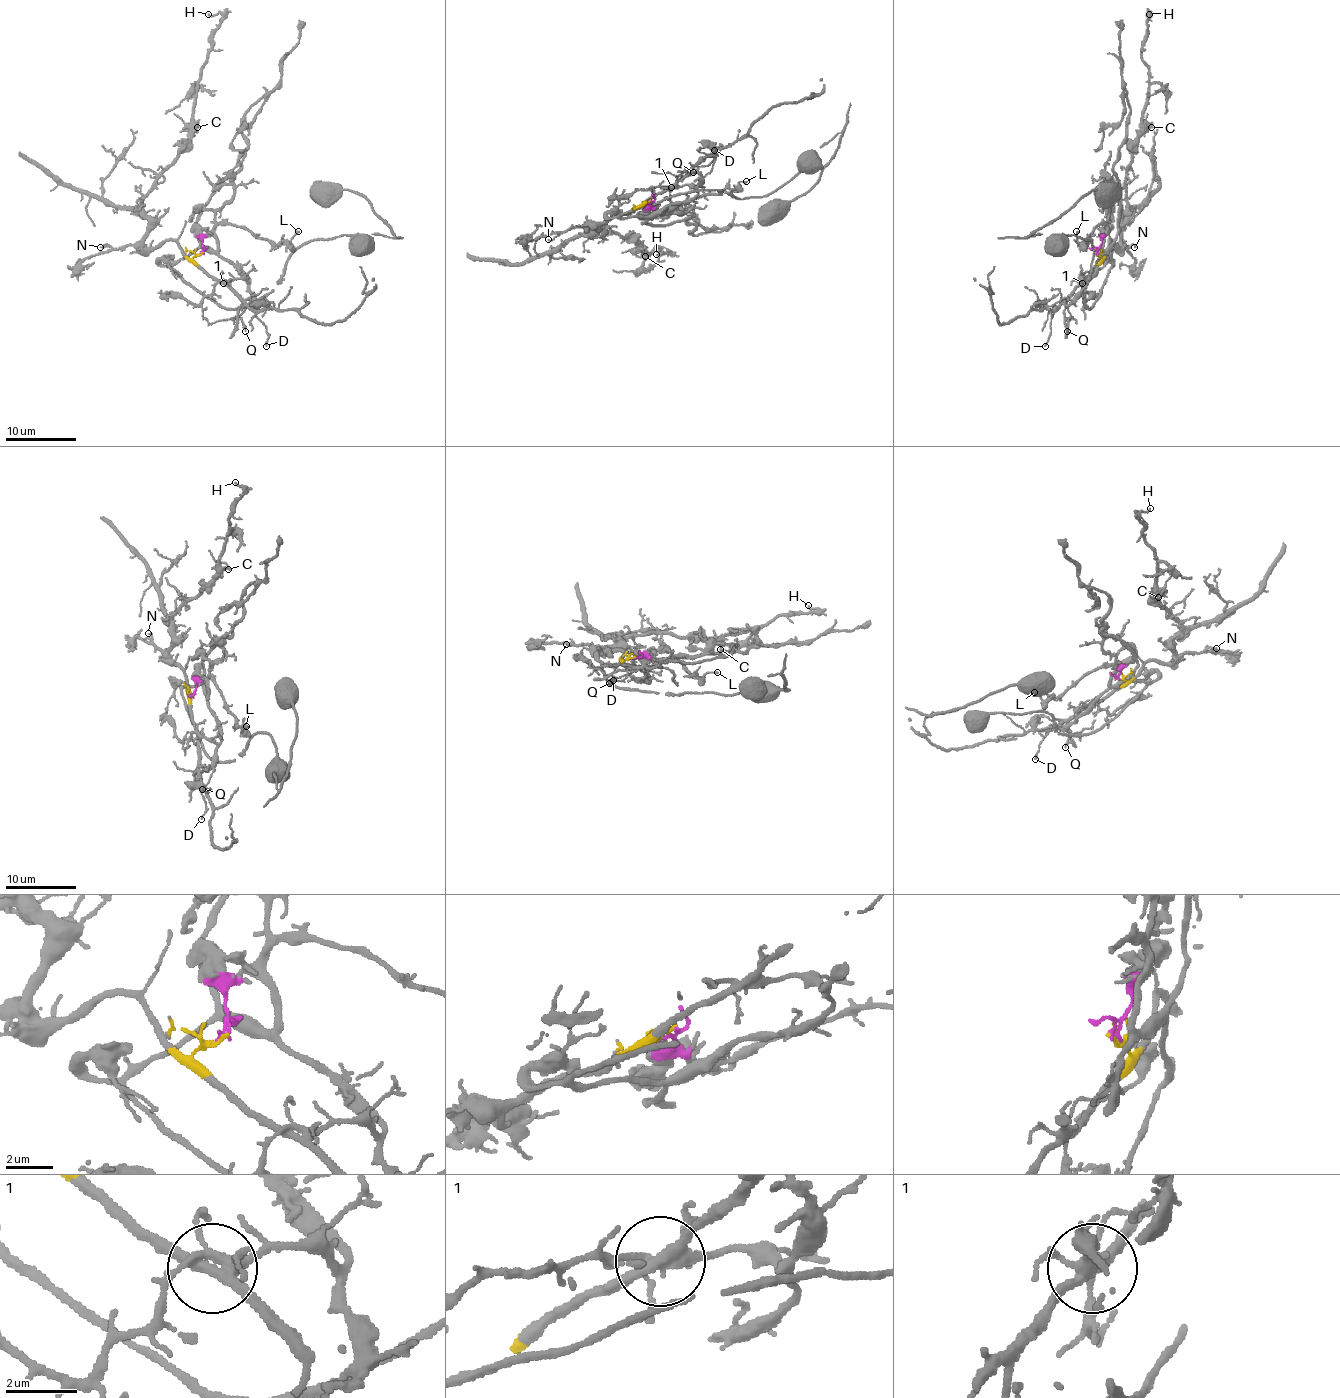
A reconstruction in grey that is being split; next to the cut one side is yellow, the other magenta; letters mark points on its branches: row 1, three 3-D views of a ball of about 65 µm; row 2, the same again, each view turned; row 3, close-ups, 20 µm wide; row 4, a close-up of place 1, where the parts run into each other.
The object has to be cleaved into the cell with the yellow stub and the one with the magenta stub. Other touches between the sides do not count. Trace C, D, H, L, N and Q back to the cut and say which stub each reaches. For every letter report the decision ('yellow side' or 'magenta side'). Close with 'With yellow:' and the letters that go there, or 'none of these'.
C: yellow side
D: yellow side
H: yellow side
L: magenta side
N: yellow side
Q: magenta side
With yellow: C, D, H, N

